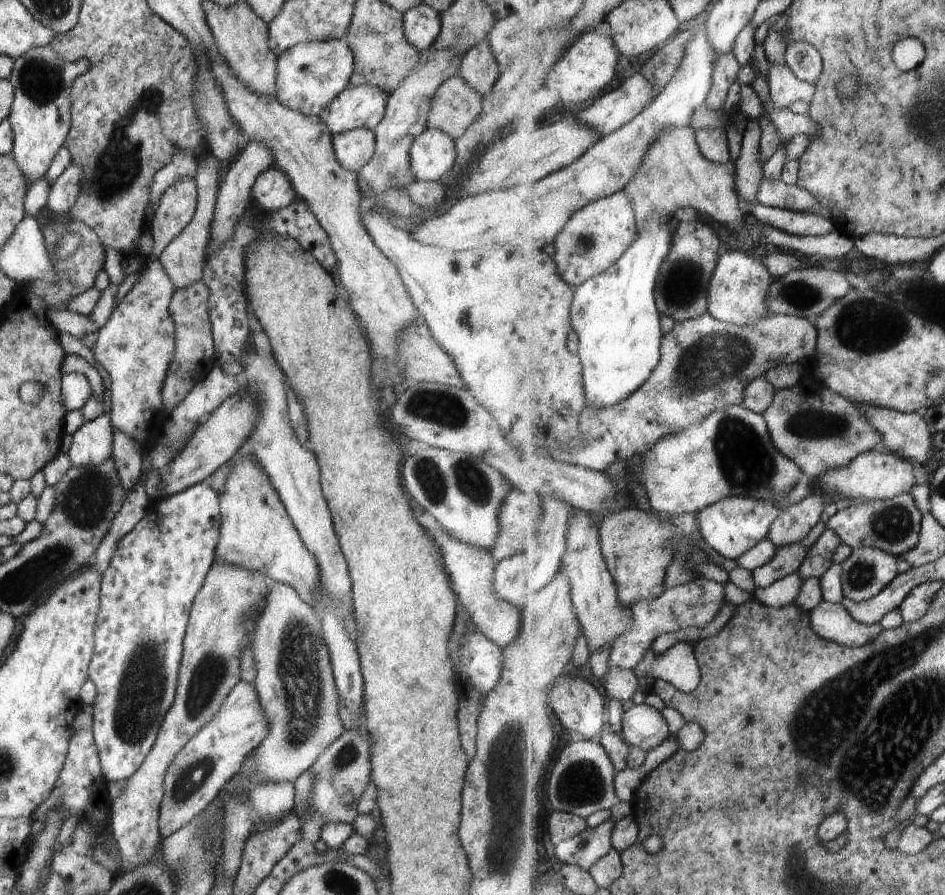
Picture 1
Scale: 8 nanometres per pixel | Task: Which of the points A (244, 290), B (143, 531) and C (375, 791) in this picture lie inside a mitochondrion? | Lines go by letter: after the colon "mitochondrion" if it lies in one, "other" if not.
A: other
B: other
C: other

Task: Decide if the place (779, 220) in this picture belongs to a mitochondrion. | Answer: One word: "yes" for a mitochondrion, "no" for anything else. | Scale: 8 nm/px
no

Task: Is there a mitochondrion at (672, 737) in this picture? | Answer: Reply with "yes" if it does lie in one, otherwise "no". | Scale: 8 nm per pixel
no

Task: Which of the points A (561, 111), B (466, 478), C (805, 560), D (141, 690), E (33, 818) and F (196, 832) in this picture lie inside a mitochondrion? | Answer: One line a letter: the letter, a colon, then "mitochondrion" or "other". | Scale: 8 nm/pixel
A: other
B: mitochondrion
C: other
D: mitochondrion
E: other
F: other

